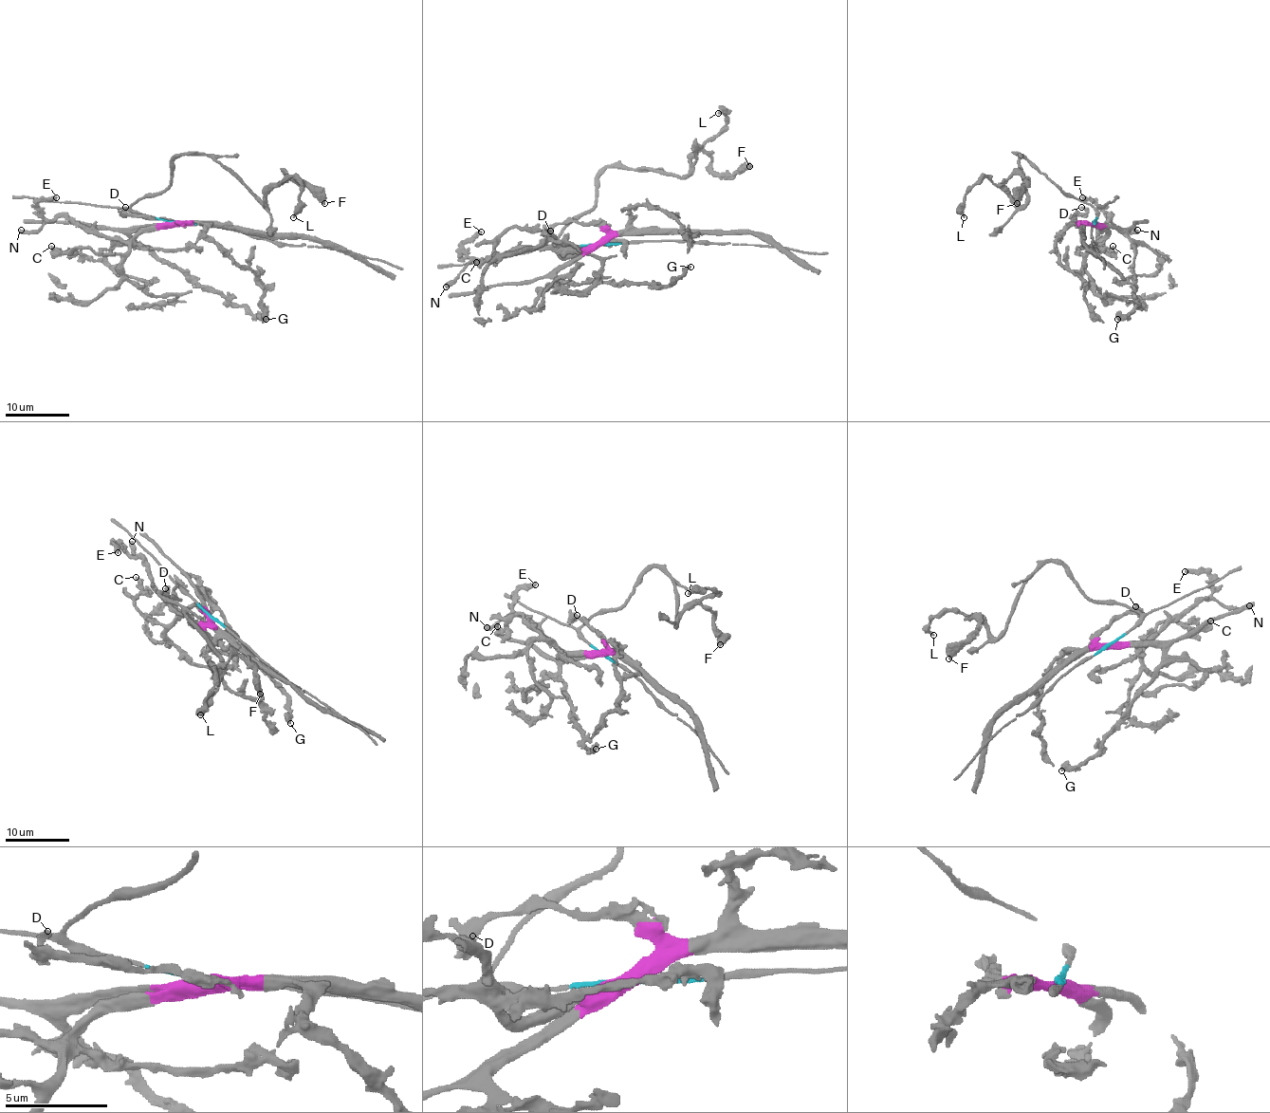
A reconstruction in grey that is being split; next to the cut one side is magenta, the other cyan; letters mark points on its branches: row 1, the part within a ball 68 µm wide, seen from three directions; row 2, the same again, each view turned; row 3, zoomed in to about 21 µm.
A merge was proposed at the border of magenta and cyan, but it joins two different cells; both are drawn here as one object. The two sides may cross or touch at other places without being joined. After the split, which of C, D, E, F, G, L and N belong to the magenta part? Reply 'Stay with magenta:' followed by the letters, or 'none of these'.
Stay with magenta: C, D, E, G, N

